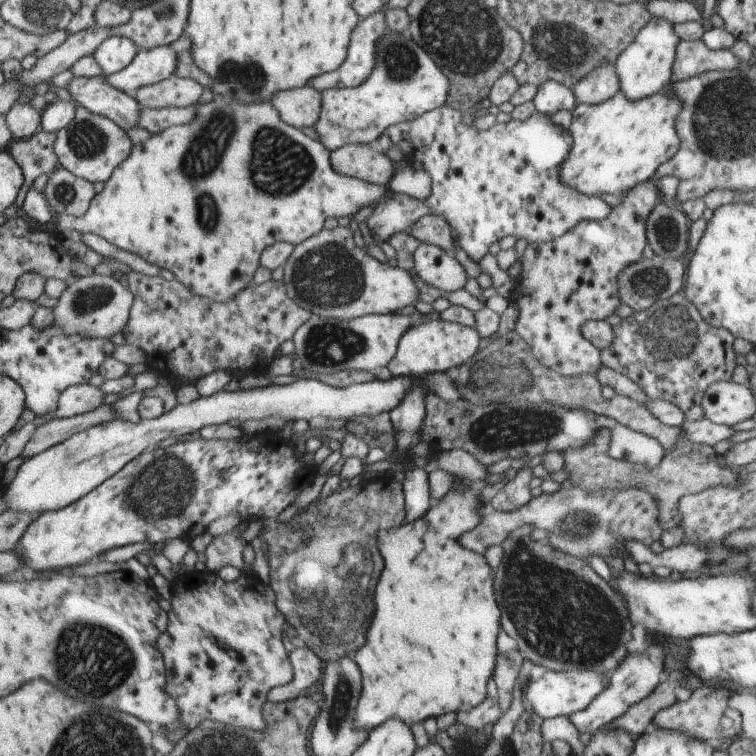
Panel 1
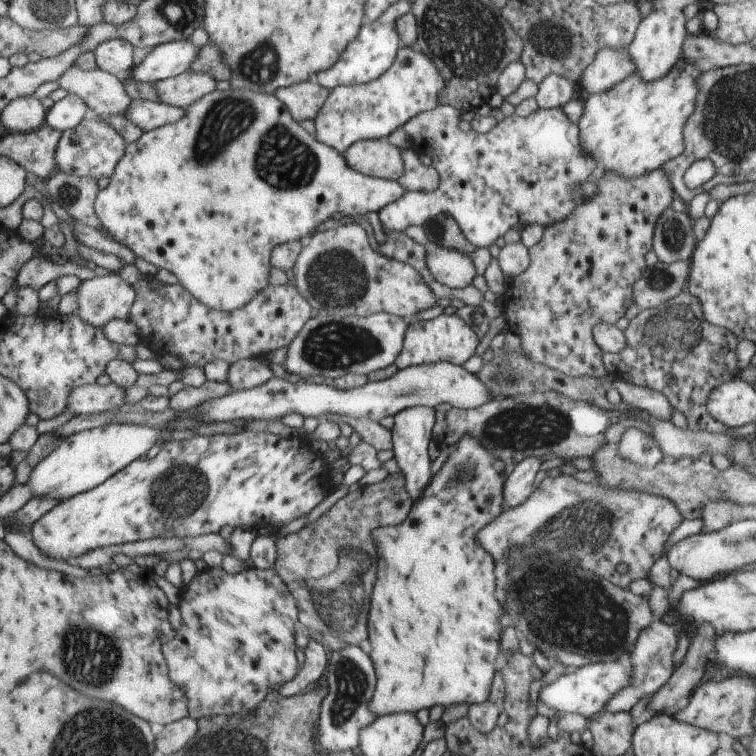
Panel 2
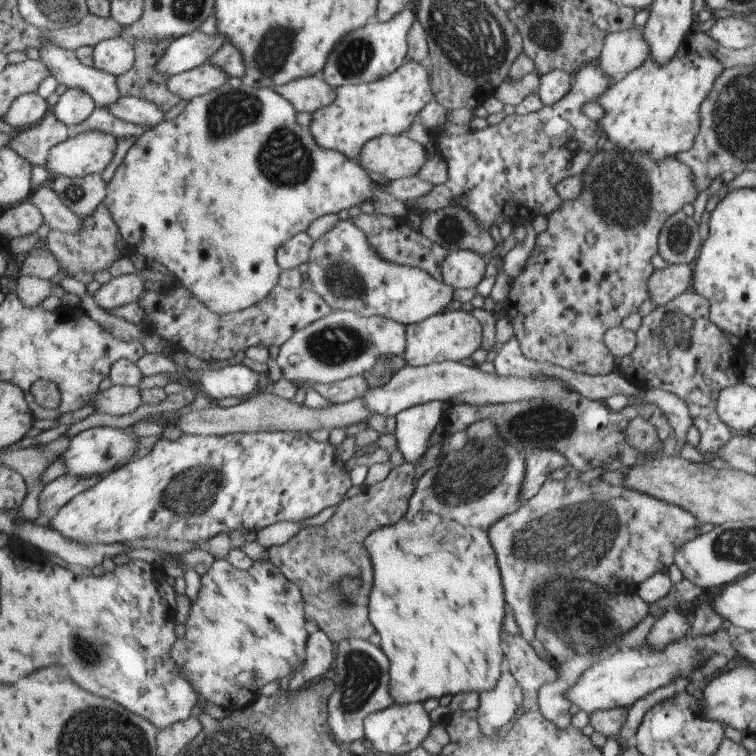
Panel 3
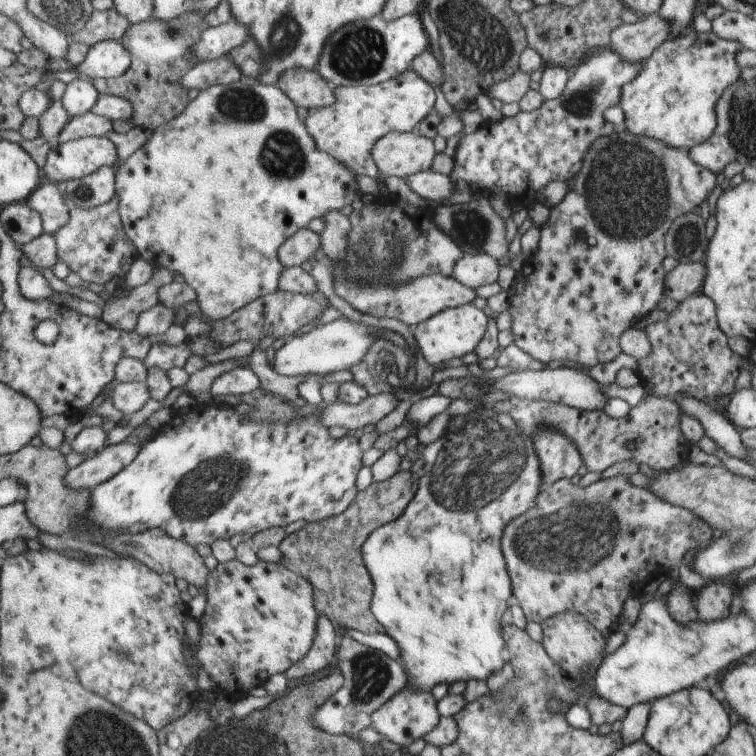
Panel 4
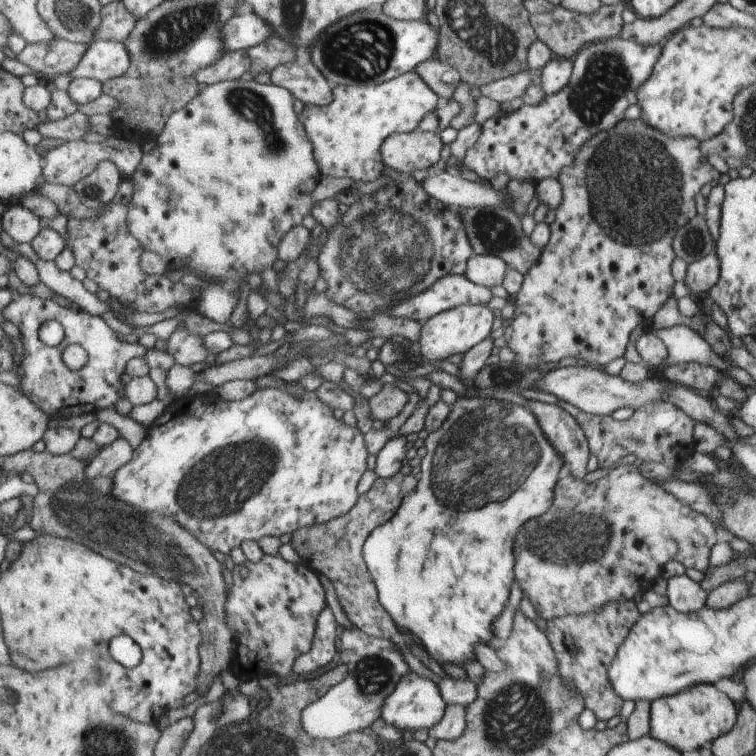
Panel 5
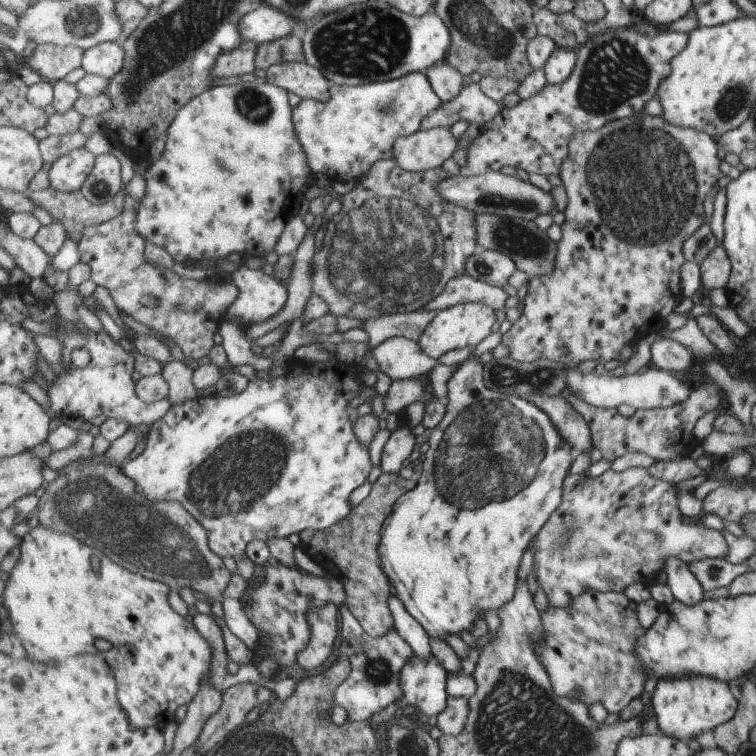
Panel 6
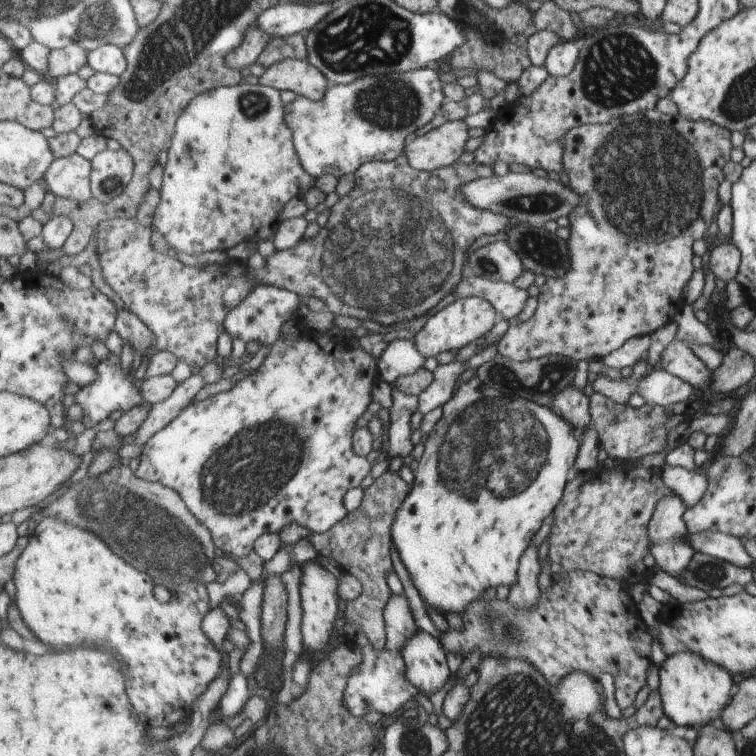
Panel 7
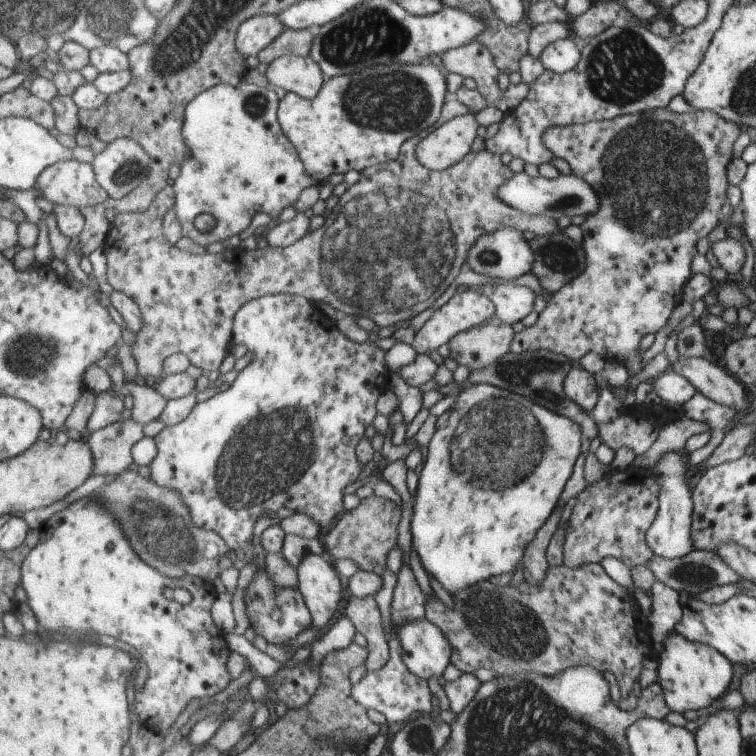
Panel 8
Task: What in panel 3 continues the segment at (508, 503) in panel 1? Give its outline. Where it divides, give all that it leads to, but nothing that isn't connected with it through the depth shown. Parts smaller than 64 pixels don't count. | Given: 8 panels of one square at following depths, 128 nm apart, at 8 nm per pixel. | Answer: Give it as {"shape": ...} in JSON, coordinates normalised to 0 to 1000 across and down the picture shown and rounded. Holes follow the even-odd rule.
{"shape":[[[708,593],[693,601],[694,628],[685,649],[685,661],[701,661],[722,635],[721,630],[731,622],[742,620],[749,614],[747,606],[728,594]]]}

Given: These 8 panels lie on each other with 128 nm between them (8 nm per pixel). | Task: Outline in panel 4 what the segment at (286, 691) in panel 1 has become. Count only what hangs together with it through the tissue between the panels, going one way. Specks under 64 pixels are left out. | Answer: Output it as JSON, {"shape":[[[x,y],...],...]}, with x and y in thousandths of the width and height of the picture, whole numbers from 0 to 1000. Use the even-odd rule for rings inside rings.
{"shape":[[[419,815],[419,833],[415,836],[410,861],[377,890],[377,898],[396,899],[427,886],[440,873],[446,845],[447,840],[443,839],[437,821],[430,815]]]}

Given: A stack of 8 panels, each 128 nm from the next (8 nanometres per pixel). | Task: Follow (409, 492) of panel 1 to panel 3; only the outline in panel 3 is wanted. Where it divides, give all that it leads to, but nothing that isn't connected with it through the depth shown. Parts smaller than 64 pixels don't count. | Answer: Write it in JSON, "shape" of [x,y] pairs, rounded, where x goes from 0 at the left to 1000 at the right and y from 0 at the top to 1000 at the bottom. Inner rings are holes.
{"shape":[[[569,530],[533,542],[521,552],[519,575],[524,583],[524,595],[533,602],[534,612],[548,616],[550,636],[565,619],[557,619],[554,608],[565,595],[565,582],[570,578],[573,566],[578,563],[583,548],[583,532]]]}

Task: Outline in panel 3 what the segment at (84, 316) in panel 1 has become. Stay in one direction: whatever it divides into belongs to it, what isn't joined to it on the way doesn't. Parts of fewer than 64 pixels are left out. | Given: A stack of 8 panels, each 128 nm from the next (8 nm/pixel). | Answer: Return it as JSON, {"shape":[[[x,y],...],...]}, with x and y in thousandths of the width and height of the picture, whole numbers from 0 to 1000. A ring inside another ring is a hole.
{"shape":[[[161,364],[147,368],[143,374],[136,376],[123,390],[123,396],[139,411],[149,411],[168,402],[187,397],[192,385],[189,373],[192,369],[176,364]]]}

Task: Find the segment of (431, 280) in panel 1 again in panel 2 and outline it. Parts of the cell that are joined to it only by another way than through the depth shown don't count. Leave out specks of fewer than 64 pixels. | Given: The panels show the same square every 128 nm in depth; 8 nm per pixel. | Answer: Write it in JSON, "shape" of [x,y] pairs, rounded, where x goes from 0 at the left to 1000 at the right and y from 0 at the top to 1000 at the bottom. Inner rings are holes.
{"shape":[[[546,296],[546,299],[538,299],[533,307],[546,320],[560,324],[560,328],[563,329],[565,357],[581,376],[603,384],[620,378],[620,373],[628,362],[628,354],[615,336],[607,336],[607,332],[590,329],[573,320],[565,310],[562,299]]]}

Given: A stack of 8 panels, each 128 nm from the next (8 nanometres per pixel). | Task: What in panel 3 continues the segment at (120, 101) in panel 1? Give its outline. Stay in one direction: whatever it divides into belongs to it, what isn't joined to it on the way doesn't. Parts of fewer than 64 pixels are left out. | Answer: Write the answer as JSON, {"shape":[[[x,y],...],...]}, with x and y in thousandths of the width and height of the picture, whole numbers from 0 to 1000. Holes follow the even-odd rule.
{"shape":[[[63,54],[53,67],[54,79],[66,89],[69,101],[90,118],[114,120],[130,144],[140,144],[161,130],[156,103],[127,89],[108,85],[99,67],[79,63]]]}

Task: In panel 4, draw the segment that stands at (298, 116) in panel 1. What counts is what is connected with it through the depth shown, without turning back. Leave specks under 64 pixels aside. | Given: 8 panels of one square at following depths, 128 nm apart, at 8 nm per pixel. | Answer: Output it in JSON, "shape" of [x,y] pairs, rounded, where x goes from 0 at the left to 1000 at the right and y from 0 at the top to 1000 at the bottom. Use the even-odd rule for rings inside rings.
{"shape":[[[386,91],[374,95],[364,114],[390,139],[406,146],[438,142],[440,138],[440,122],[435,119],[433,107],[427,107],[414,91]]]}

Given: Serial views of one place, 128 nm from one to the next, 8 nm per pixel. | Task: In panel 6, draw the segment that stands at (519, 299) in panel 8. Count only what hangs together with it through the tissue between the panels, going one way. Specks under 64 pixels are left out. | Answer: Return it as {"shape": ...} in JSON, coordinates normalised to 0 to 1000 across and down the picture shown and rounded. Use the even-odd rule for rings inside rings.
{"shape":[[[616,361],[595,369],[583,386],[571,393],[558,407],[560,411],[582,413],[594,405],[612,403],[612,399],[640,401],[646,407],[665,413],[668,389],[659,380],[627,370]]]}

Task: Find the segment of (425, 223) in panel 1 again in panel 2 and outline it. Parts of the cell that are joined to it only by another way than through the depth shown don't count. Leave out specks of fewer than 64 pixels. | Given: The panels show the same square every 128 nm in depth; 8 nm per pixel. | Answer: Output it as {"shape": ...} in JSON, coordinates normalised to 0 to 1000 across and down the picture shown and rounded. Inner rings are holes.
{"shape":[[[574,287],[563,295],[562,302],[571,319],[590,329],[618,333],[618,336],[628,332],[628,325],[618,320],[618,315],[610,310],[610,304],[597,287]]]}

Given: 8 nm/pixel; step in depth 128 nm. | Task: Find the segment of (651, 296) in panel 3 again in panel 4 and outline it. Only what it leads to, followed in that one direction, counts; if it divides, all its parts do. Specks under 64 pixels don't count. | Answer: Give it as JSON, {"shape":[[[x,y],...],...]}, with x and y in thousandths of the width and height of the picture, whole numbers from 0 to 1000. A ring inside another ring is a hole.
{"shape":[[[930,345],[898,348],[890,357],[880,362],[877,390],[898,401],[909,392],[925,386],[931,366]]]}

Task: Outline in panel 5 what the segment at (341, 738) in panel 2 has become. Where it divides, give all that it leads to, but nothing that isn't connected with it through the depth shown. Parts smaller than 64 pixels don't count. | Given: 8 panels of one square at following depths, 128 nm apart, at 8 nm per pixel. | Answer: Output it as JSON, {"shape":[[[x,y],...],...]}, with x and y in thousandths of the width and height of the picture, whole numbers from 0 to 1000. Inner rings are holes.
{"shape":[[[467,828],[448,836],[446,860],[451,878],[458,882],[458,898],[443,905],[399,943],[399,960],[417,978],[448,978],[471,967],[487,966],[503,950],[505,931],[541,889],[520,851],[484,841]]]}

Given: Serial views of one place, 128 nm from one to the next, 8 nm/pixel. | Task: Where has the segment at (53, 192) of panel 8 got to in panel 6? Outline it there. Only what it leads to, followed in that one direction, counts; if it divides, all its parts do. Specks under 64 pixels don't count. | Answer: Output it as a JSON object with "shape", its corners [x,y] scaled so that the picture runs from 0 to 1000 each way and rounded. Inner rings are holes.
{"shape":[[[104,196],[74,213],[65,226],[66,246],[83,255],[106,253],[115,235],[124,228],[126,204]]]}

